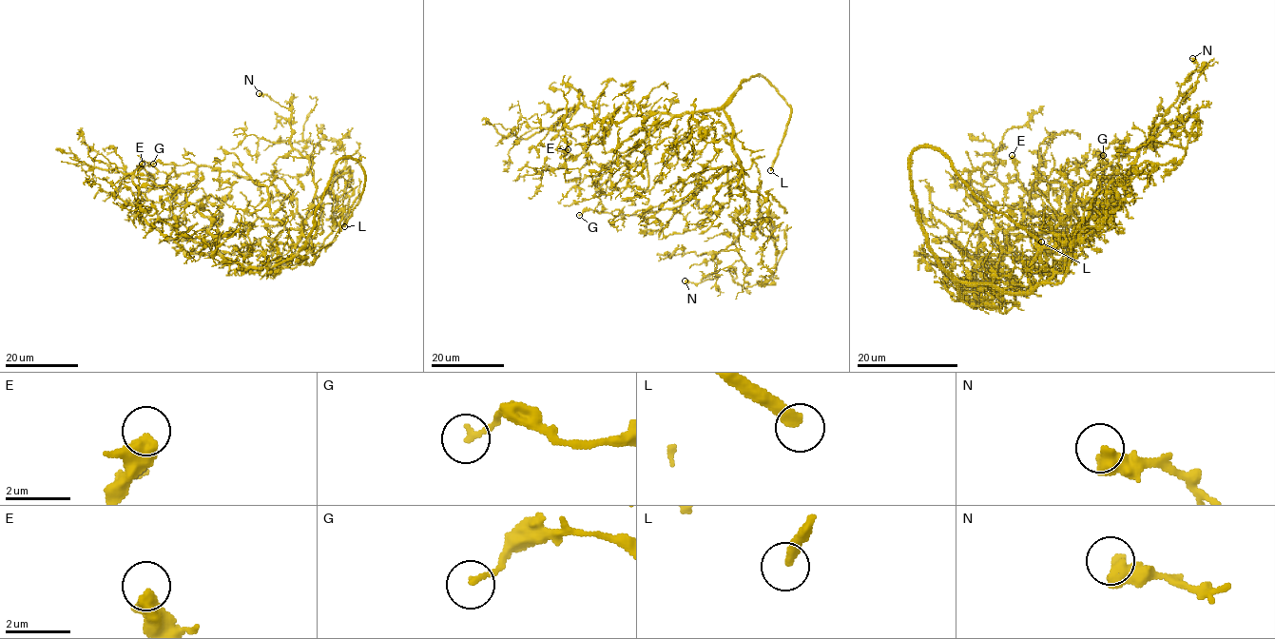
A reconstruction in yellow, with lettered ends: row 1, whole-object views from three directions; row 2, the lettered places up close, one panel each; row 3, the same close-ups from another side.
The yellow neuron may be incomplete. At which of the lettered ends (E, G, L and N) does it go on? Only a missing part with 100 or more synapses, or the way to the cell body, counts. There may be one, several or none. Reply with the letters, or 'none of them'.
L

